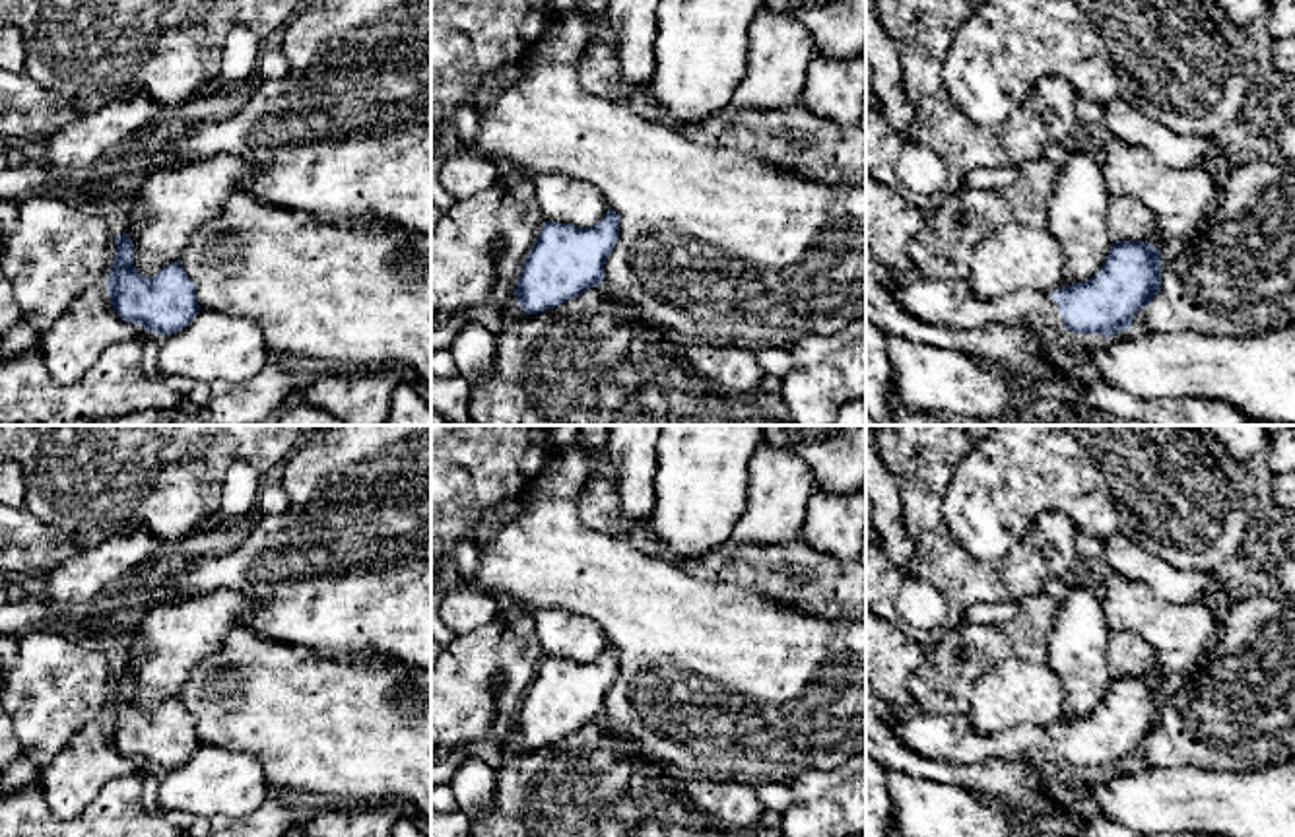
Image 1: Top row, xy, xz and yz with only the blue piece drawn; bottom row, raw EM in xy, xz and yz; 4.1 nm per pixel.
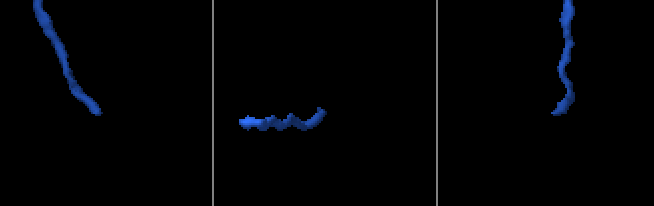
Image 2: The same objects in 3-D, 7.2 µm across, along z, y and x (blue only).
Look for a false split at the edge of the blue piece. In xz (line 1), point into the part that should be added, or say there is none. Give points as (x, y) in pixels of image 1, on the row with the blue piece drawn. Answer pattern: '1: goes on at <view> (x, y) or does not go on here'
1: does not go on here

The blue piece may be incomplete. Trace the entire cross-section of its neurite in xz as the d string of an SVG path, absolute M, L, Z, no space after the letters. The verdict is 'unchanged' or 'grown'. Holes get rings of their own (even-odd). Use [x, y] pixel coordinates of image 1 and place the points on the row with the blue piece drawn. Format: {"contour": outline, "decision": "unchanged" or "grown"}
{"contour": "M610 206L590 227L546 221L516 278L520 309L538 315L602 285L617 237L619 214Z", "decision": "unchanged"}

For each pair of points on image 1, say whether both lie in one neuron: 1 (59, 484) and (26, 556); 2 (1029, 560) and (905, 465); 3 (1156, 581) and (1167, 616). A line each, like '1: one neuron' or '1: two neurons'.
1: two neurons
2: one neuron
3: two neurons

